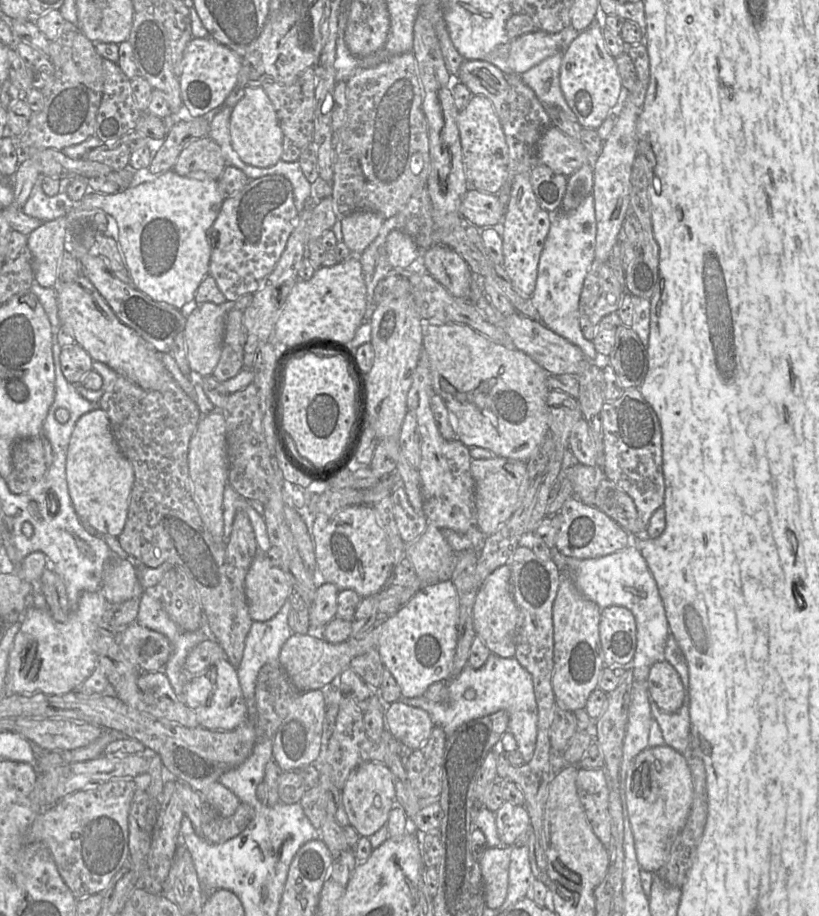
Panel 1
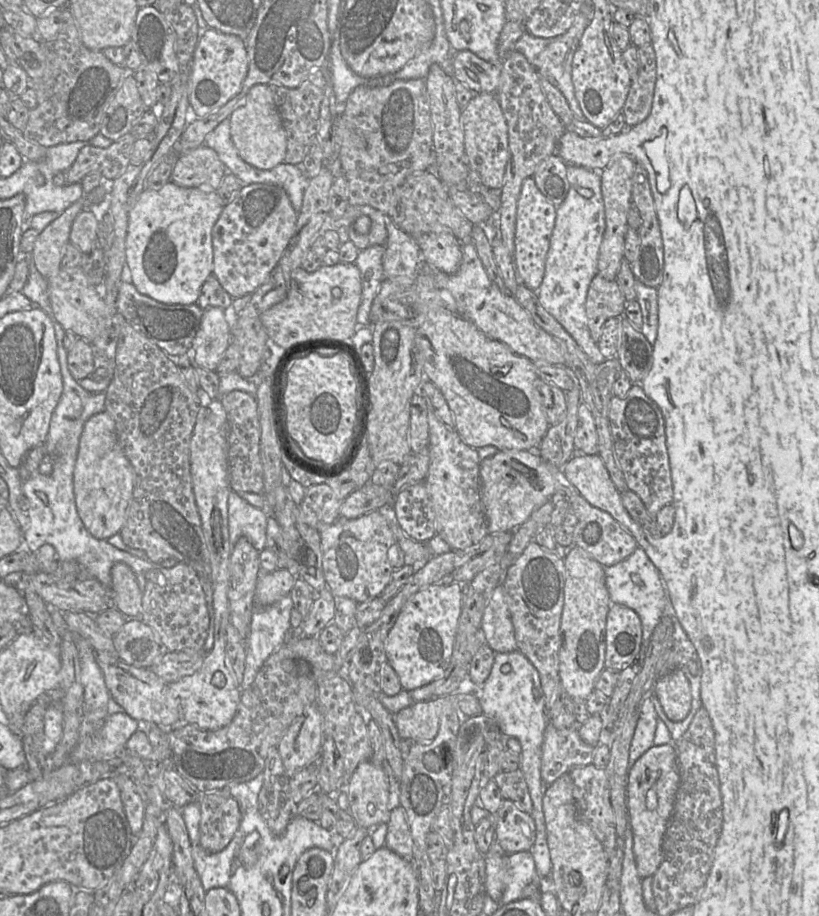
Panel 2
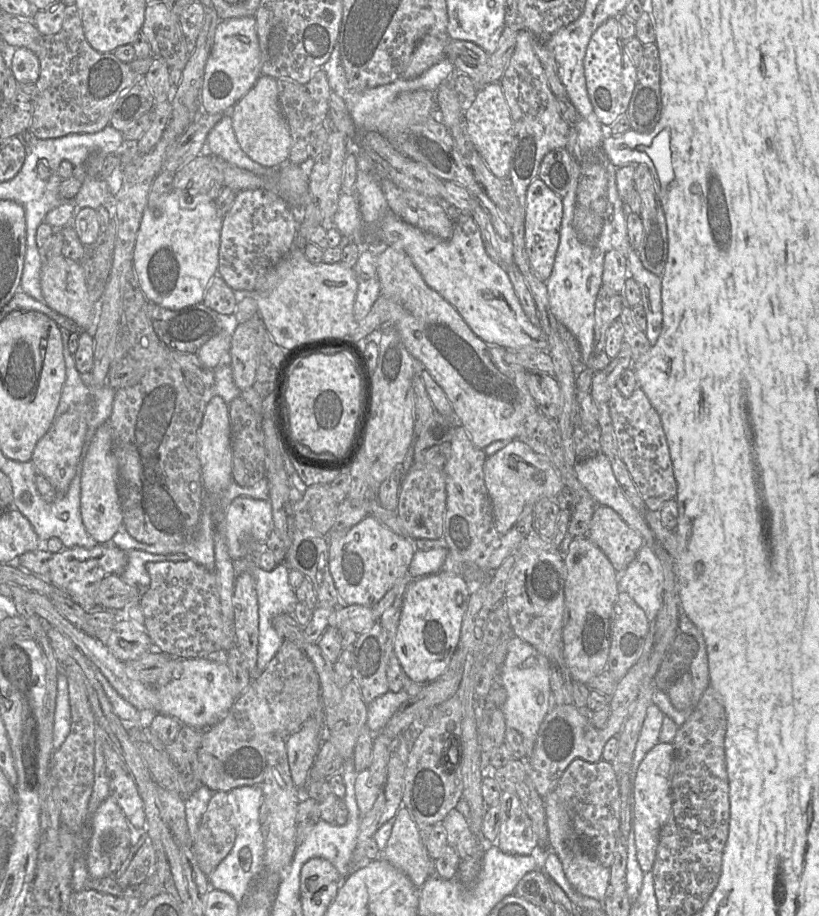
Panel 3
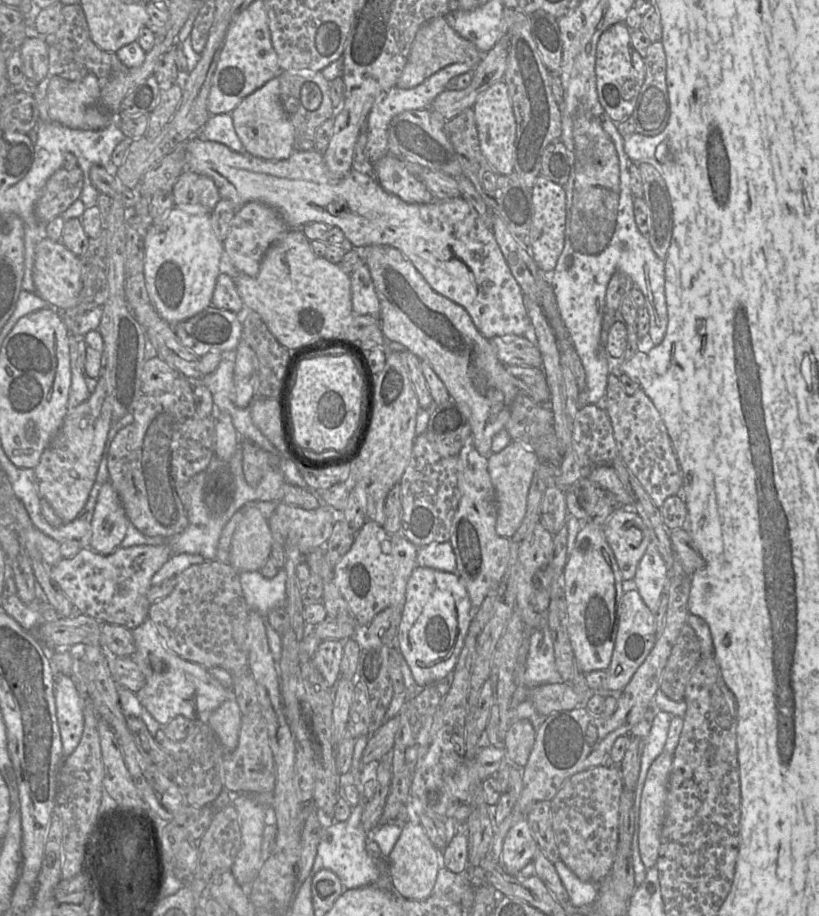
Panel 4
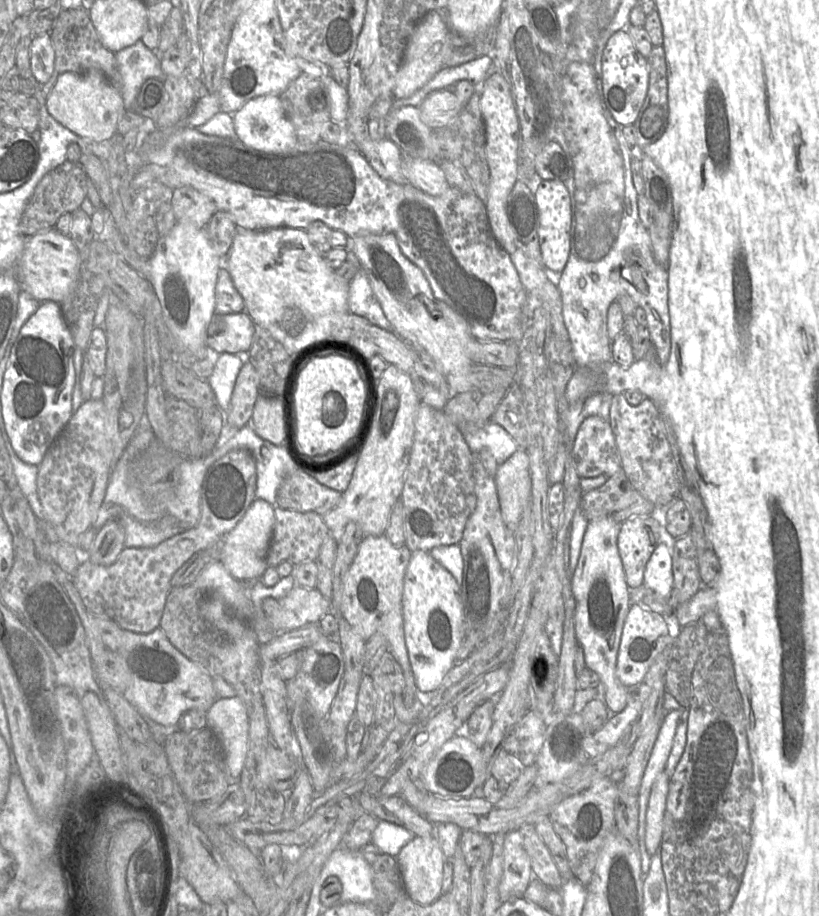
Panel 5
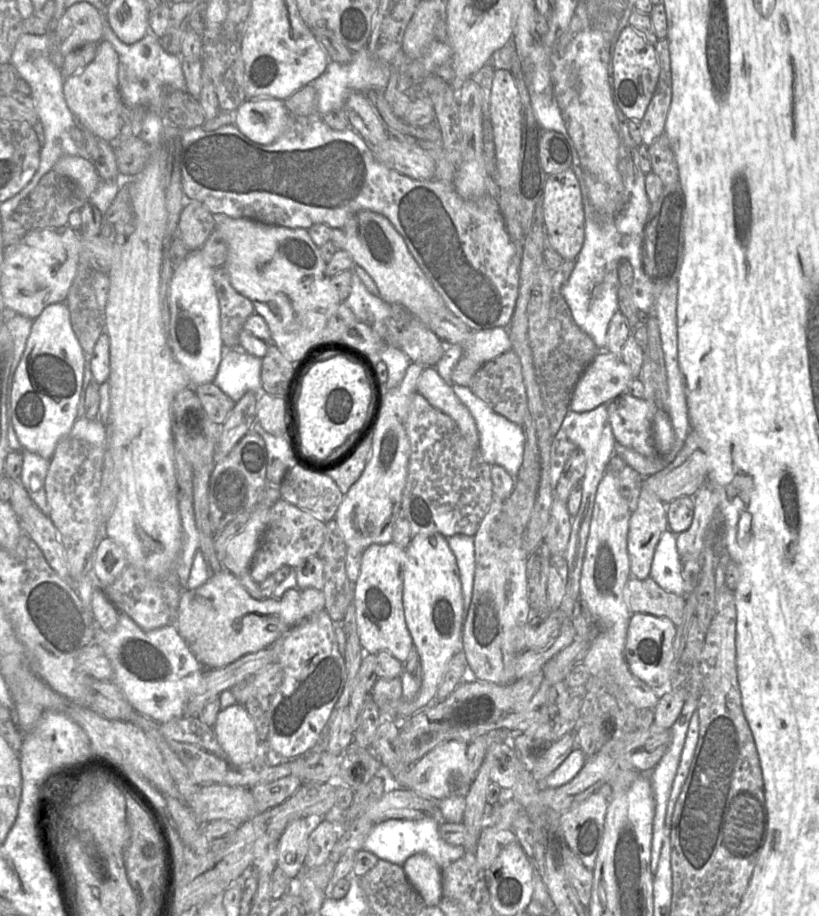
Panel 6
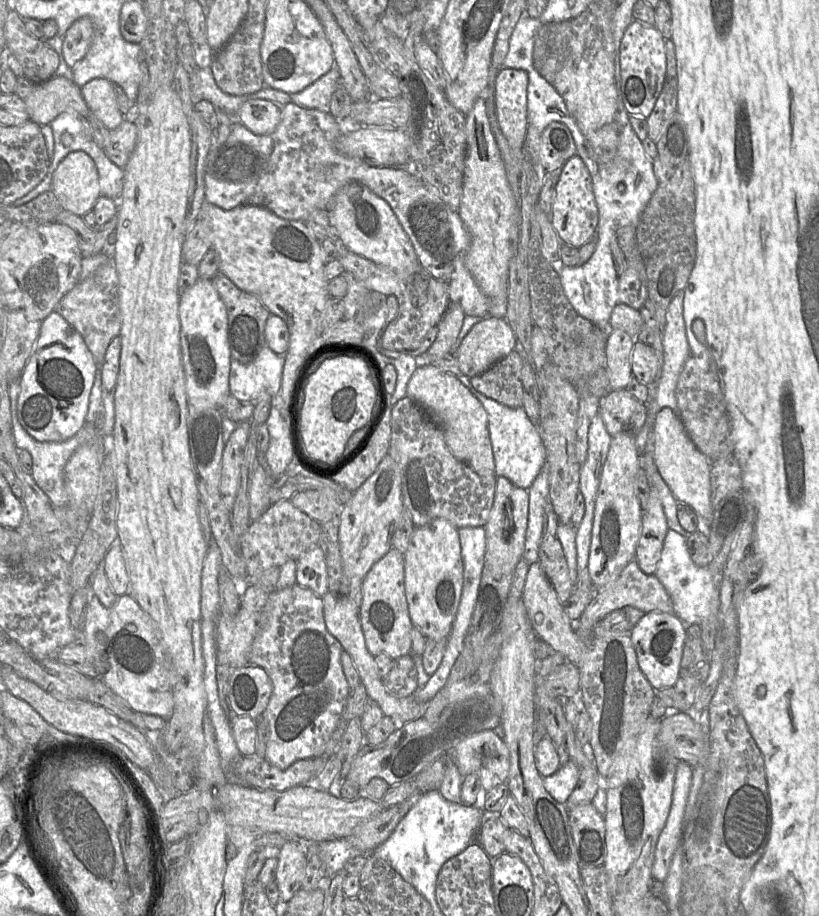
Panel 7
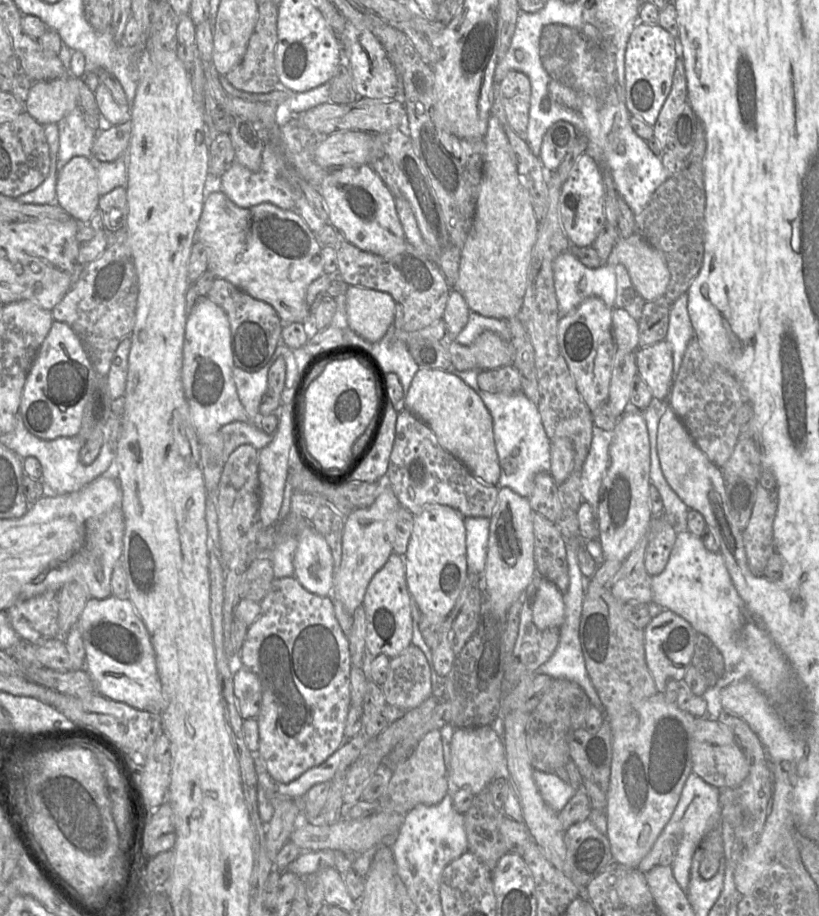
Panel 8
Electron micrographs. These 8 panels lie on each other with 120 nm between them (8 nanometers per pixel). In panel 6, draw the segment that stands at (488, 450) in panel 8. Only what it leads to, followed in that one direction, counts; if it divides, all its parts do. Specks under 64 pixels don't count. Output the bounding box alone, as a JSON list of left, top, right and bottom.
[415,367,479,449]

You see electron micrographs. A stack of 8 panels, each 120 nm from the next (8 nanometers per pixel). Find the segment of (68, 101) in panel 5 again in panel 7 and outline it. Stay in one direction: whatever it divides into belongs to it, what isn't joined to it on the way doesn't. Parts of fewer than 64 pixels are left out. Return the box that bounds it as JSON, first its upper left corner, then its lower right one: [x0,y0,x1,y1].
[81,78,123,131]

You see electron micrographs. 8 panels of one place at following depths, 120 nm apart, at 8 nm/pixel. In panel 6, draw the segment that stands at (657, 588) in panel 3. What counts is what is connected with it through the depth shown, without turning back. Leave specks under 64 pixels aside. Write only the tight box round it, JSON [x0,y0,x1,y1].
[649,529,687,597]

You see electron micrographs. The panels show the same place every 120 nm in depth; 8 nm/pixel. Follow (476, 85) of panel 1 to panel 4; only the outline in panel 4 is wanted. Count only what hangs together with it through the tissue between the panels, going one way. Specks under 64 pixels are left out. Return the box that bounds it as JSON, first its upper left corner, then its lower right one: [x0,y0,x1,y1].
[396,17,483,89]

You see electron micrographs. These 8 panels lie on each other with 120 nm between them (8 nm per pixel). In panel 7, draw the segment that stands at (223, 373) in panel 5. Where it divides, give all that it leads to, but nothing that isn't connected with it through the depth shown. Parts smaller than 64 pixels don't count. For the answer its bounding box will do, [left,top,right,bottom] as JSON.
[230,345,284,402]

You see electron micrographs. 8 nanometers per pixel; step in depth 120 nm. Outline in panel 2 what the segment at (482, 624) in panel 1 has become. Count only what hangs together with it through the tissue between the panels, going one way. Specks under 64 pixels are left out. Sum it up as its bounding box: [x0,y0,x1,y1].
[481,583,517,653]

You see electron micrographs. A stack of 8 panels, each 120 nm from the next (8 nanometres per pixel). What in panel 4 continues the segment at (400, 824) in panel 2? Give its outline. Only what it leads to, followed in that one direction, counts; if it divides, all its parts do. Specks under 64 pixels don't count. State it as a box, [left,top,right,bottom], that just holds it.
[387,820,442,900]

